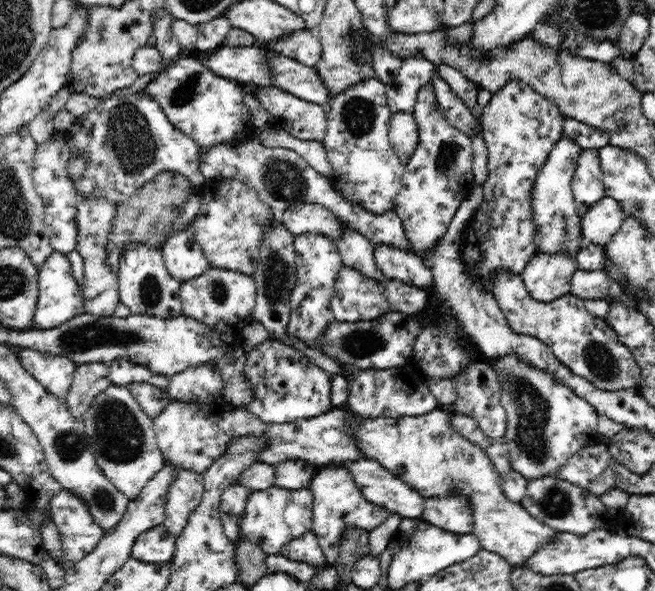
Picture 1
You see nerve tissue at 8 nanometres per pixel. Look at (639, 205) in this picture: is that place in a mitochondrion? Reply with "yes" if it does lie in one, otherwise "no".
yes

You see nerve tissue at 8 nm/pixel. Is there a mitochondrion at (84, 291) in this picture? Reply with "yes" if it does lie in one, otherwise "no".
no

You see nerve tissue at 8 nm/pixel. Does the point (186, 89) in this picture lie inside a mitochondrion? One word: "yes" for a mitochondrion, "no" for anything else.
yes

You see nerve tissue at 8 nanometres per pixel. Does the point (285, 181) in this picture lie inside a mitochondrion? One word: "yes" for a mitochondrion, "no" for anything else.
yes

